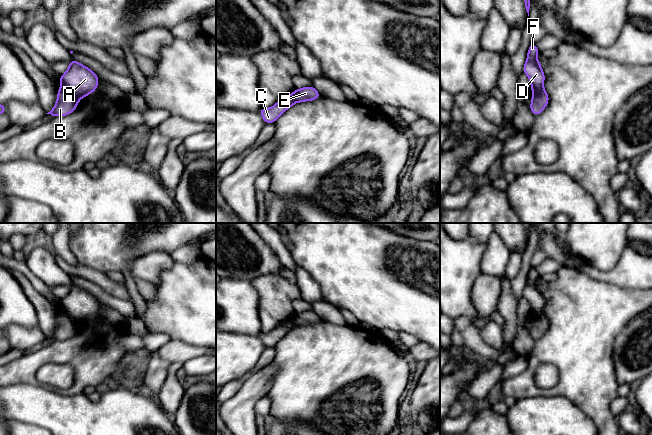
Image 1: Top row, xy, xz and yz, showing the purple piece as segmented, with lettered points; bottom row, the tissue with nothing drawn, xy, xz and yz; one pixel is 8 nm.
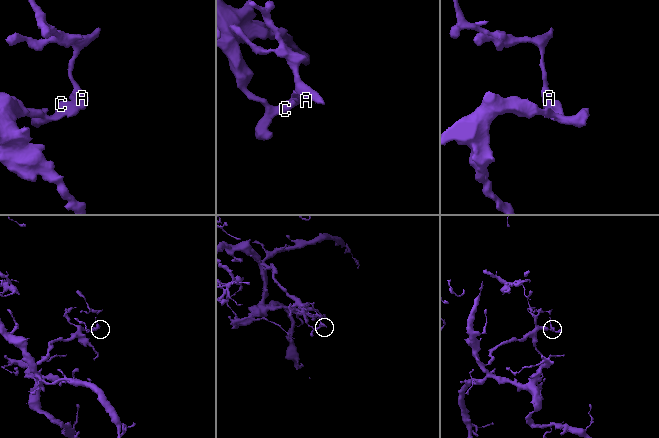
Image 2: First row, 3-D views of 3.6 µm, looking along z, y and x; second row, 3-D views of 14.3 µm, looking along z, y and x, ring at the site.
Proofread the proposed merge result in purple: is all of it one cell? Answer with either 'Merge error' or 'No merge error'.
Merge error

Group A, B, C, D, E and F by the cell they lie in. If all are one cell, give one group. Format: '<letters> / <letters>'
A D E F / B C

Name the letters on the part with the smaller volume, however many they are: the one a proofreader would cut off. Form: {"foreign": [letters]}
{"foreign": ["A", "D", "E", "F"]}

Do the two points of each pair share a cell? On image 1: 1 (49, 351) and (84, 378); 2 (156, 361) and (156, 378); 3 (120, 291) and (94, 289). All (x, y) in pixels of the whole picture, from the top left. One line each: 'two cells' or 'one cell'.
1: one cell
2: one cell
3: two cells

